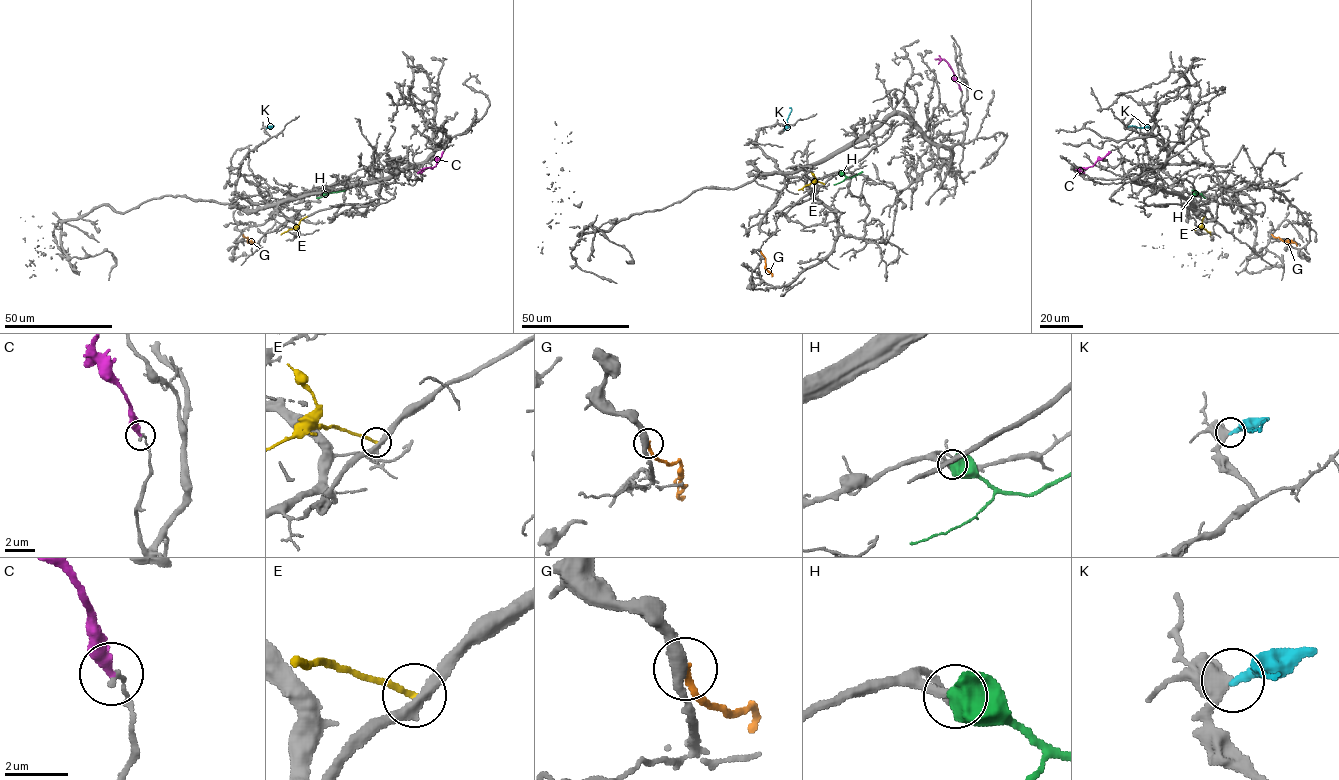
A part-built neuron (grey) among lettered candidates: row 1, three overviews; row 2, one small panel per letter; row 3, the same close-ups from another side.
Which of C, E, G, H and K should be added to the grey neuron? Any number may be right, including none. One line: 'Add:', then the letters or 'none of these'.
Add: H, K

